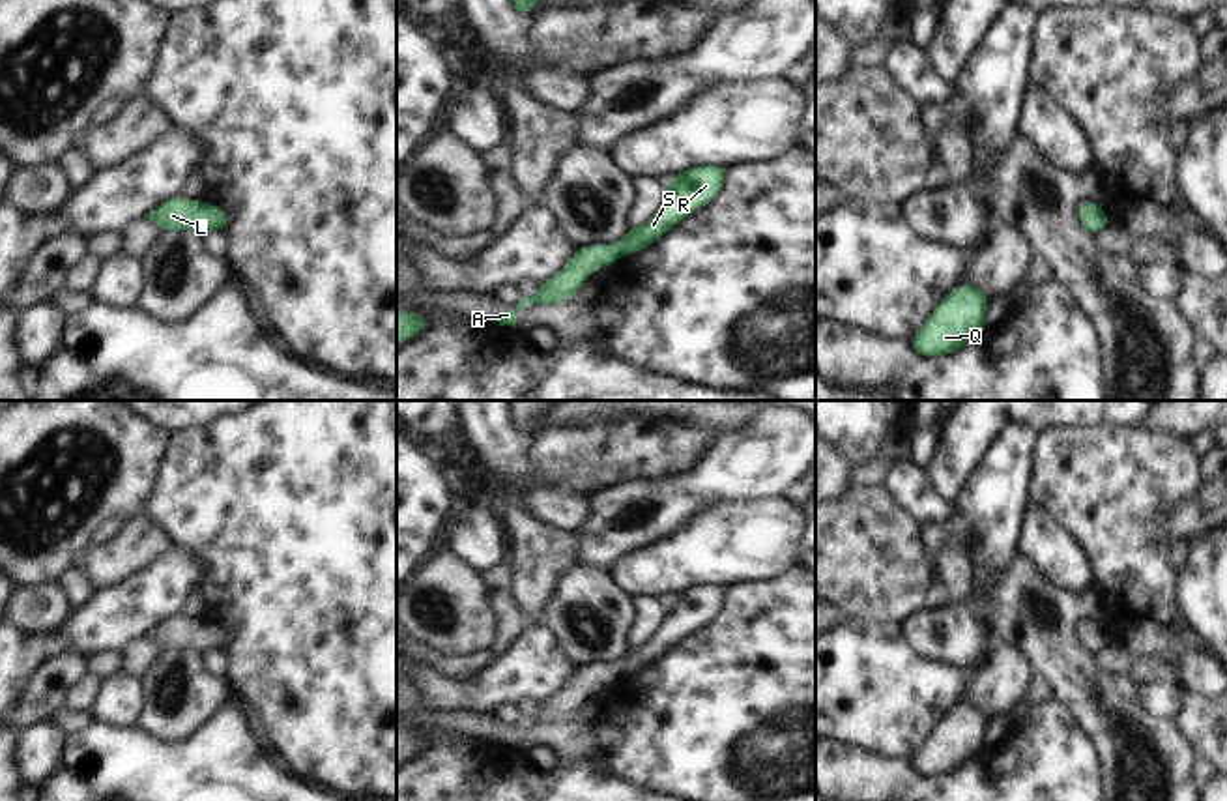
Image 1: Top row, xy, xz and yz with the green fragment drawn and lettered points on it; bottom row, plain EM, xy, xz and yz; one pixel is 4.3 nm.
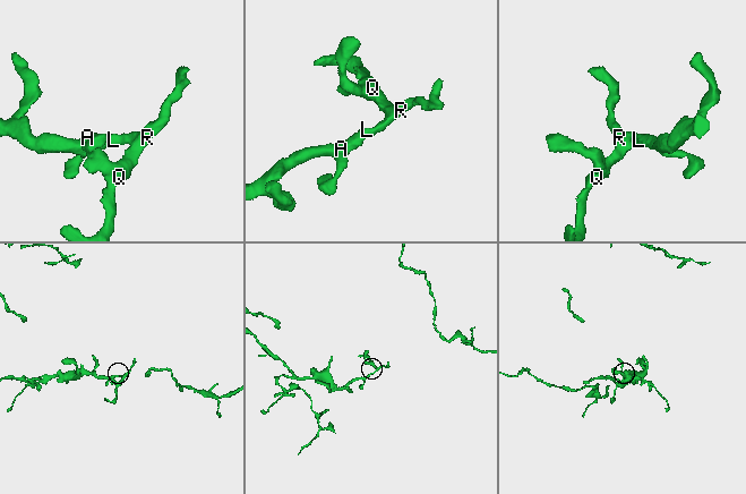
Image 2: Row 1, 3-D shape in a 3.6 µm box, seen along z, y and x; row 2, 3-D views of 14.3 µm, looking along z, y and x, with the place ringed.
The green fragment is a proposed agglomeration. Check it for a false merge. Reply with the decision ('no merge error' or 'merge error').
no merge error

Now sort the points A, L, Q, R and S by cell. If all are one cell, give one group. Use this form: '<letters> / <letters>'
A L Q R S

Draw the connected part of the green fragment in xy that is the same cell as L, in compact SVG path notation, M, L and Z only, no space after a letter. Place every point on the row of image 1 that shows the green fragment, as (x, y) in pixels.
M170 197L155 211L146 215L159 230L189 230L208 232L224 230L228 215L221 206L208 204L206 200L187 200L183 197Z

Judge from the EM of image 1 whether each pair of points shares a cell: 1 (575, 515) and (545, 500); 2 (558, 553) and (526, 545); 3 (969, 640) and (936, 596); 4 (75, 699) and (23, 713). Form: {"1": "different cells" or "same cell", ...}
{"1": "same cell", "2": "same cell", "3": "different cells", "4": "different cells"}

